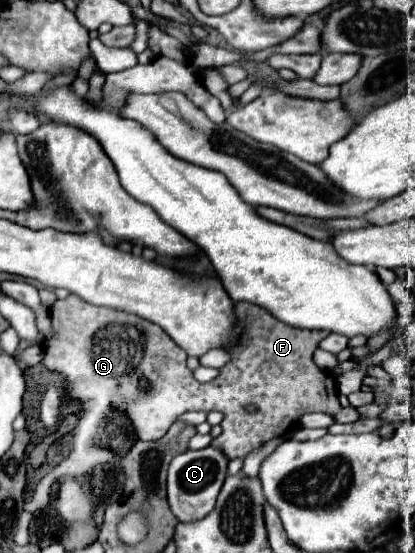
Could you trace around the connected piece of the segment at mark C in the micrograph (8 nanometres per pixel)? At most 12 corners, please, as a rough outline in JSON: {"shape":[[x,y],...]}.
{"shape":[[208,446],[168,468],[168,504],[180,522],[214,510],[228,460]]}

